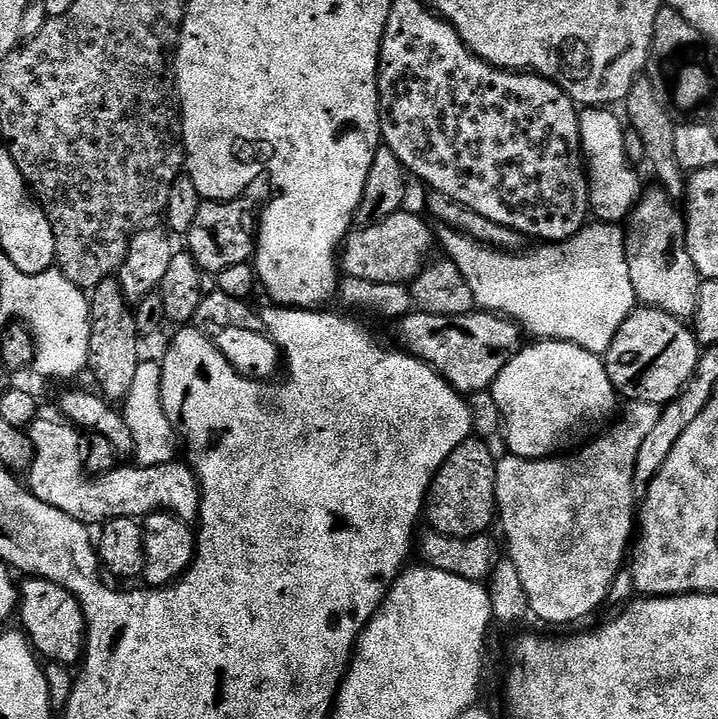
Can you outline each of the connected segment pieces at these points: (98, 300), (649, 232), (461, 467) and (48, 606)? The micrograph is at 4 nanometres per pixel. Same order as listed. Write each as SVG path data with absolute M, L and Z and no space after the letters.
M116 278L103 280L96 288L91 289L90 303L92 333L87 371L92 372L96 379L95 387L99 395L109 402L123 402L130 394L130 385L134 383L134 370L142 359L142 337L136 325L136 313Z
M655 186L643 193L626 221L624 249L630 266L630 286L643 307L657 308L677 319L687 321L696 312L701 277L690 262L684 237L685 217L675 208L673 197L663 187Z
M468 437L446 458L428 488L426 522L433 531L446 537L474 537L488 530L496 511L496 459L483 439Z
M28 578L23 582L25 584L21 583L18 588L18 620L20 616L24 623L22 631L33 649L45 661L67 666L79 665L84 654L86 621L76 595L49 580Z

